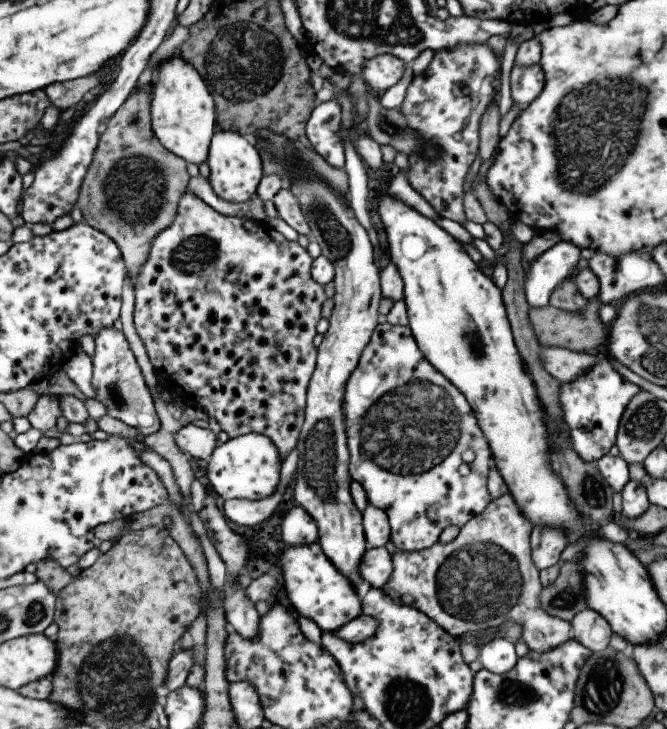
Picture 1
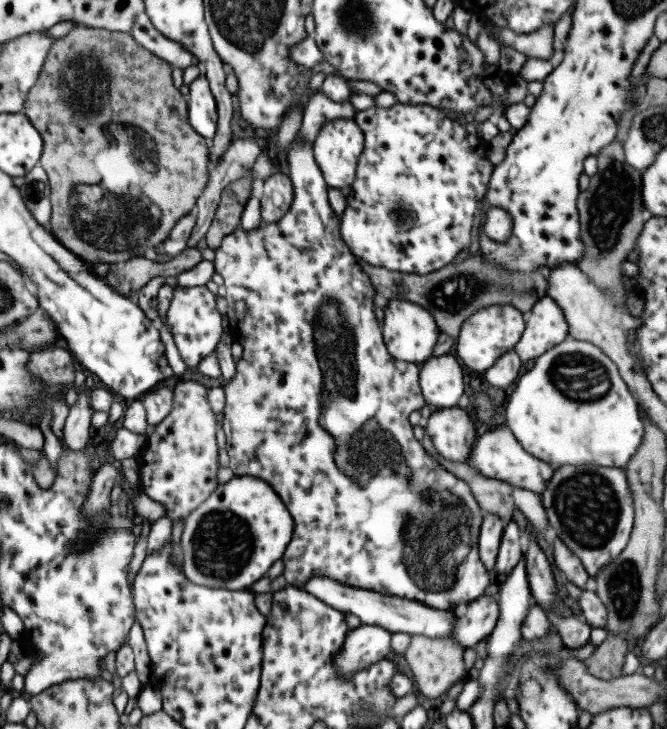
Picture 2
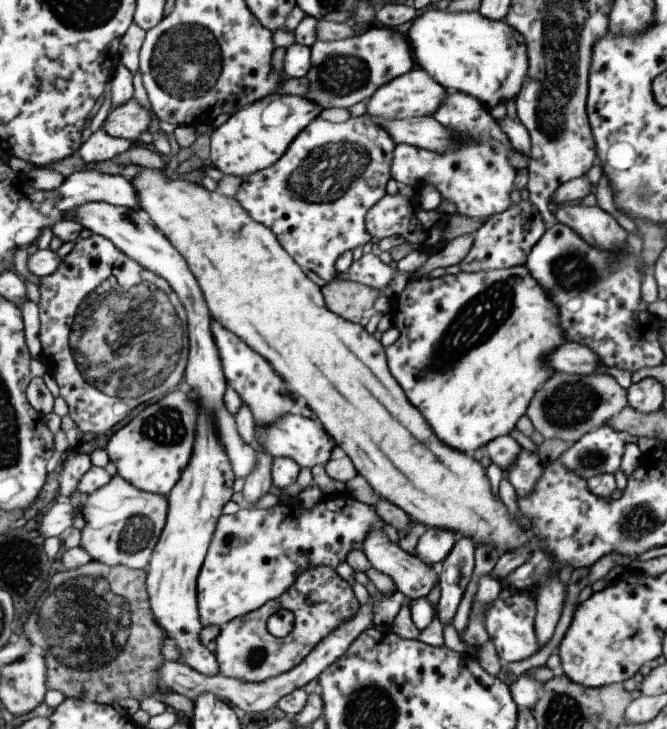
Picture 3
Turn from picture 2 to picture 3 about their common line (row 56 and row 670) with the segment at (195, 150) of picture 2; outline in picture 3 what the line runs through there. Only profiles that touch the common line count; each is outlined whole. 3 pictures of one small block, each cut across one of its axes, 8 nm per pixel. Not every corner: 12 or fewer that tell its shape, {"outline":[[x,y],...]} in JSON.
{"outline":[[144,569],[55,573],[22,624],[45,686],[102,705],[158,691]]}

